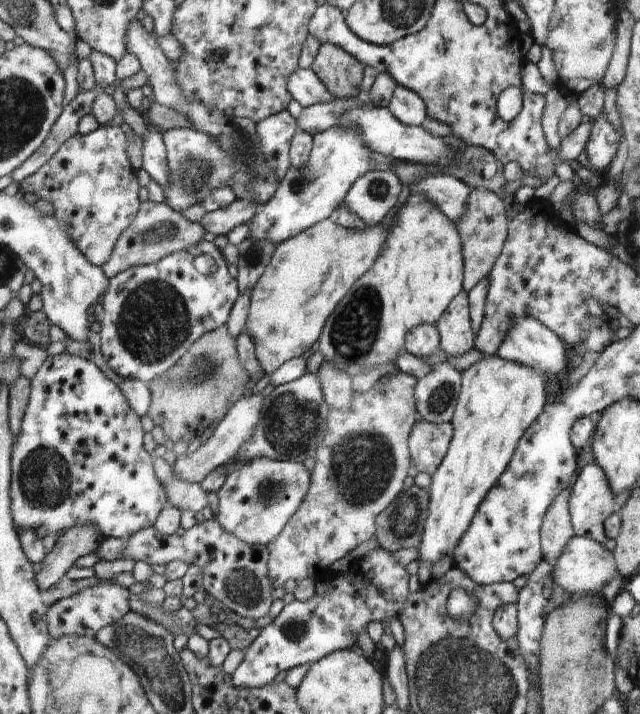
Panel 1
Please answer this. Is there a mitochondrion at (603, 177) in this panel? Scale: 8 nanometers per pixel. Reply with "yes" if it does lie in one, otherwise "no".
no

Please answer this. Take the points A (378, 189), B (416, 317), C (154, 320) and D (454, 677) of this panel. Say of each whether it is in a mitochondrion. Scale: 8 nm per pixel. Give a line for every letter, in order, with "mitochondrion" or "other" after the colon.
A: mitochondrion
B: other
C: mitochondrion
D: mitochondrion

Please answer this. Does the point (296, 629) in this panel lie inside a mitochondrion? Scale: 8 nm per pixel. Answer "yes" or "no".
yes

